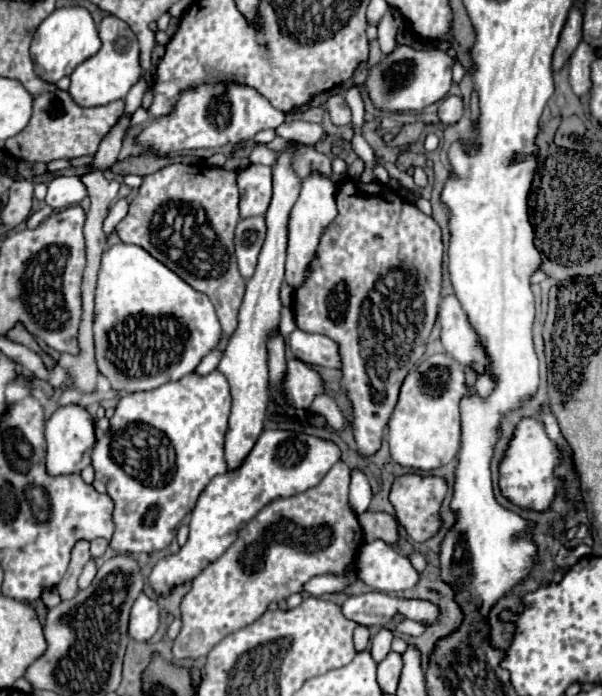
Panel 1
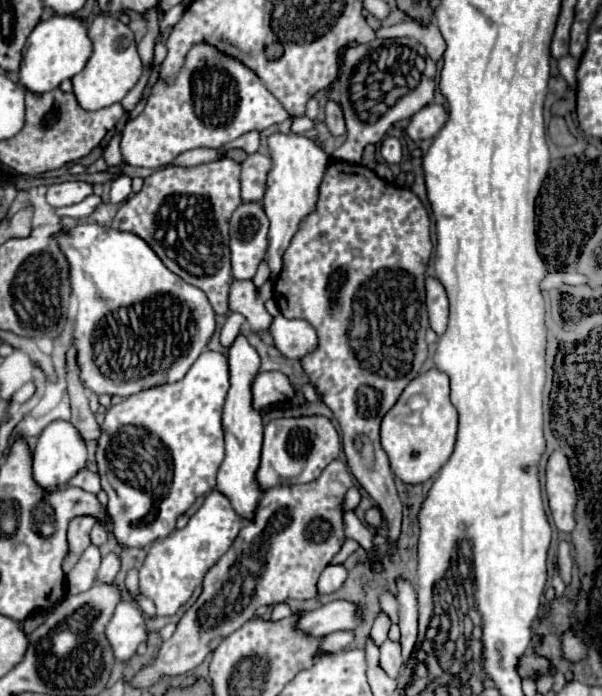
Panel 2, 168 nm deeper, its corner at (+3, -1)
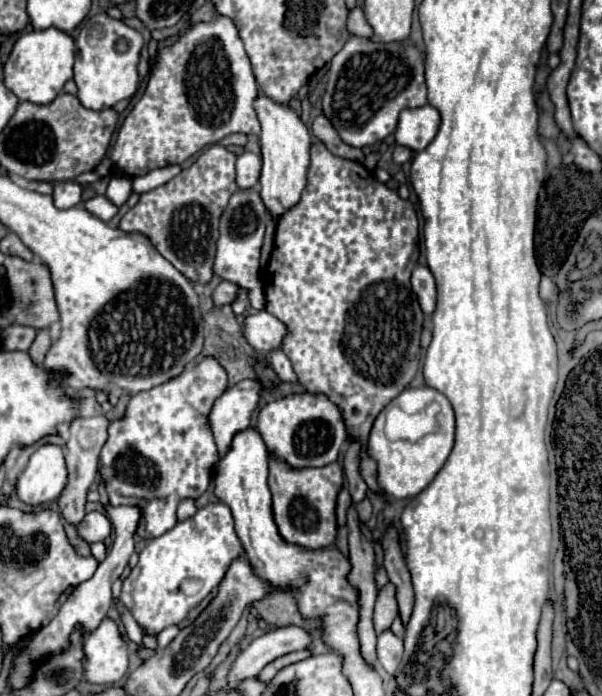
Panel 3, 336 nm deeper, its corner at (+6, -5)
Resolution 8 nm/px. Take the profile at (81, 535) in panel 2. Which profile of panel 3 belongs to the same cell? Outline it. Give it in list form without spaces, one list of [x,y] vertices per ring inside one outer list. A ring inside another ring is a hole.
[[[104,415],[96,417],[78,417],[70,425],[70,439],[66,443],[66,469],[68,469],[68,483],[58,499],[58,505],[62,509],[62,515],[72,523],[80,523],[86,515],[84,505],[86,505],[86,495],[88,487],[94,483],[94,477],[98,473],[98,457],[108,439],[108,419]]]

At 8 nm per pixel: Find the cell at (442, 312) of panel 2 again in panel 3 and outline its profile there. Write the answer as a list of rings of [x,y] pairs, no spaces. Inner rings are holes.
[[[416,265],[410,277],[410,283],[412,283],[412,291],[420,301],[424,315],[430,317],[436,307],[436,283],[434,283],[432,271],[426,265]]]

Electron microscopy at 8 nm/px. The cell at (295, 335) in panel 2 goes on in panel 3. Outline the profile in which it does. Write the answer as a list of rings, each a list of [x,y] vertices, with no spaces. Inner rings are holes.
[[[258,311],[244,317],[242,335],[256,351],[268,353],[272,349],[282,347],[286,327],[268,311]]]

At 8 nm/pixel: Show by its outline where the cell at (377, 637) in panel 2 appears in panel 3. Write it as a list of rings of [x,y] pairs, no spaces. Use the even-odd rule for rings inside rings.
[[[386,583],[378,591],[378,599],[376,599],[376,607],[374,607],[374,629],[376,629],[376,633],[390,629],[396,615],[398,615],[396,587],[394,587],[394,583]]]

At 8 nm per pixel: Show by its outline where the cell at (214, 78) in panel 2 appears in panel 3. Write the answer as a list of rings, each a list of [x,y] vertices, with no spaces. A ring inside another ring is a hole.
[[[214,15],[212,21],[192,25],[178,41],[168,47],[158,49],[154,71],[146,83],[144,95],[134,105],[134,109],[124,119],[114,149],[110,151],[110,159],[116,163],[118,173],[126,173],[130,177],[146,175],[152,169],[166,165],[182,165],[188,157],[202,151],[206,145],[218,143],[230,133],[258,135],[260,123],[254,113],[252,101],[258,95],[256,79],[252,73],[250,59],[244,51],[242,39],[236,31],[232,19],[224,15]]]

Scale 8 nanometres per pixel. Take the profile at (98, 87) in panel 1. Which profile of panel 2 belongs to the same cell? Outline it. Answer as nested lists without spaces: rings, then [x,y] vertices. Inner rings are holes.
[[[97,15],[95,21],[89,25],[89,37],[93,41],[93,55],[89,57],[83,71],[77,73],[71,81],[77,103],[87,111],[95,111],[121,101],[139,81],[143,73],[143,63],[137,53],[137,43],[131,29],[115,17]]]

